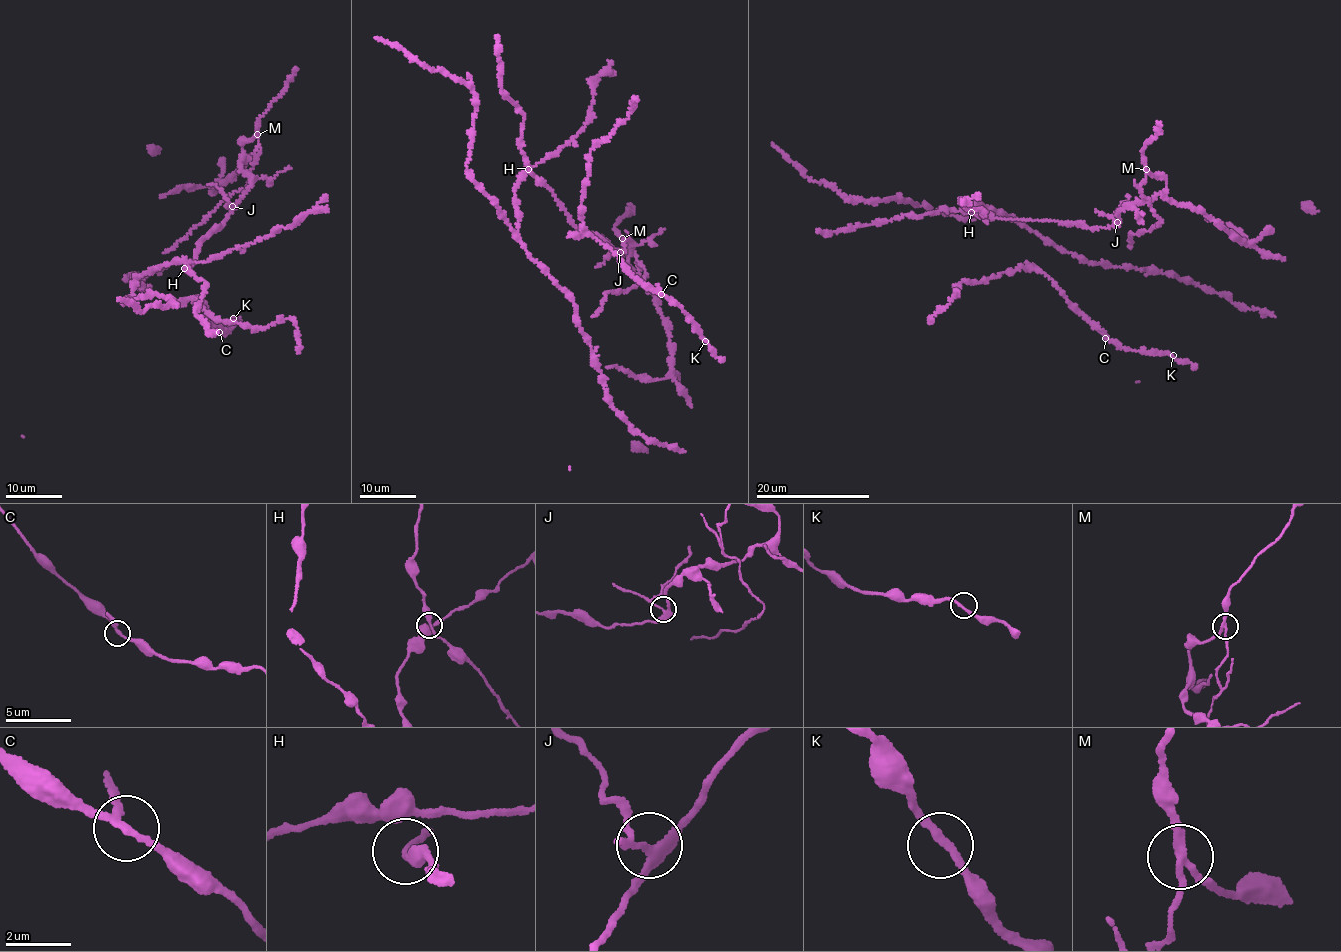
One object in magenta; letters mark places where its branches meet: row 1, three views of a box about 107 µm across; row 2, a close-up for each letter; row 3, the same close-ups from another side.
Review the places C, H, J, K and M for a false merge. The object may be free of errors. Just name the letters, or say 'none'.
M

